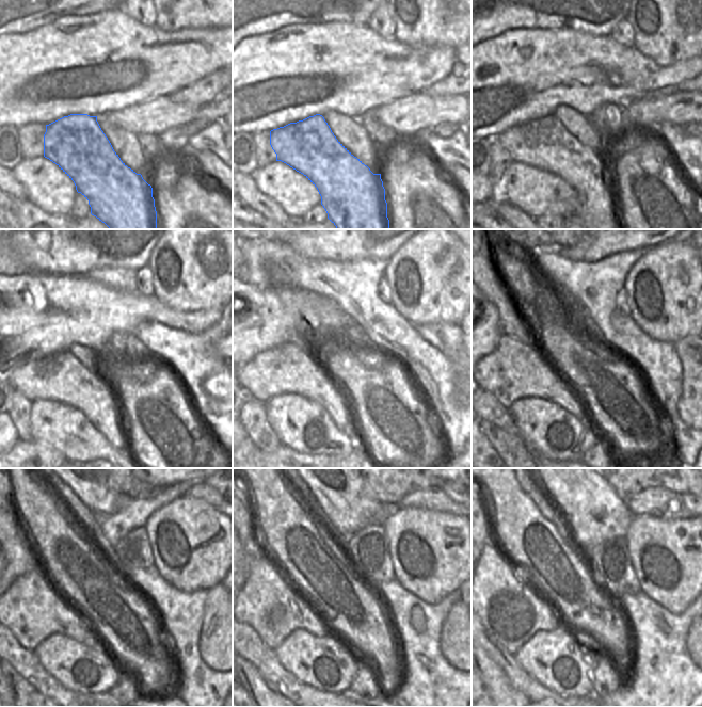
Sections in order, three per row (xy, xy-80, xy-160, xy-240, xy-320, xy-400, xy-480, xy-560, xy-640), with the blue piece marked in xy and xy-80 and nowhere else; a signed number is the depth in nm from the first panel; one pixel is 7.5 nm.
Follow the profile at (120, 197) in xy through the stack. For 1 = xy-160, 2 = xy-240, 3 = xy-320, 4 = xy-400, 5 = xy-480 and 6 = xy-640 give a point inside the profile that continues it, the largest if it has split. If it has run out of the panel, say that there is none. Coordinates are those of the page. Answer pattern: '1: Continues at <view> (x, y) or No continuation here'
1: Continues at xy-160 (544, 143)
2: Continues at xy-240 (61, 376)
3: Continues at xy-320 (288, 368)
4: Continues at xy-400 (514, 370)
5: Continues at xy-480 (31, 608)
6: Continues at xy-640 (511, 610)

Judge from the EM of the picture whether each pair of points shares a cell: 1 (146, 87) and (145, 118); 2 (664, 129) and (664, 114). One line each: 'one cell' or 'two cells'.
1: two cells
2: two cells

